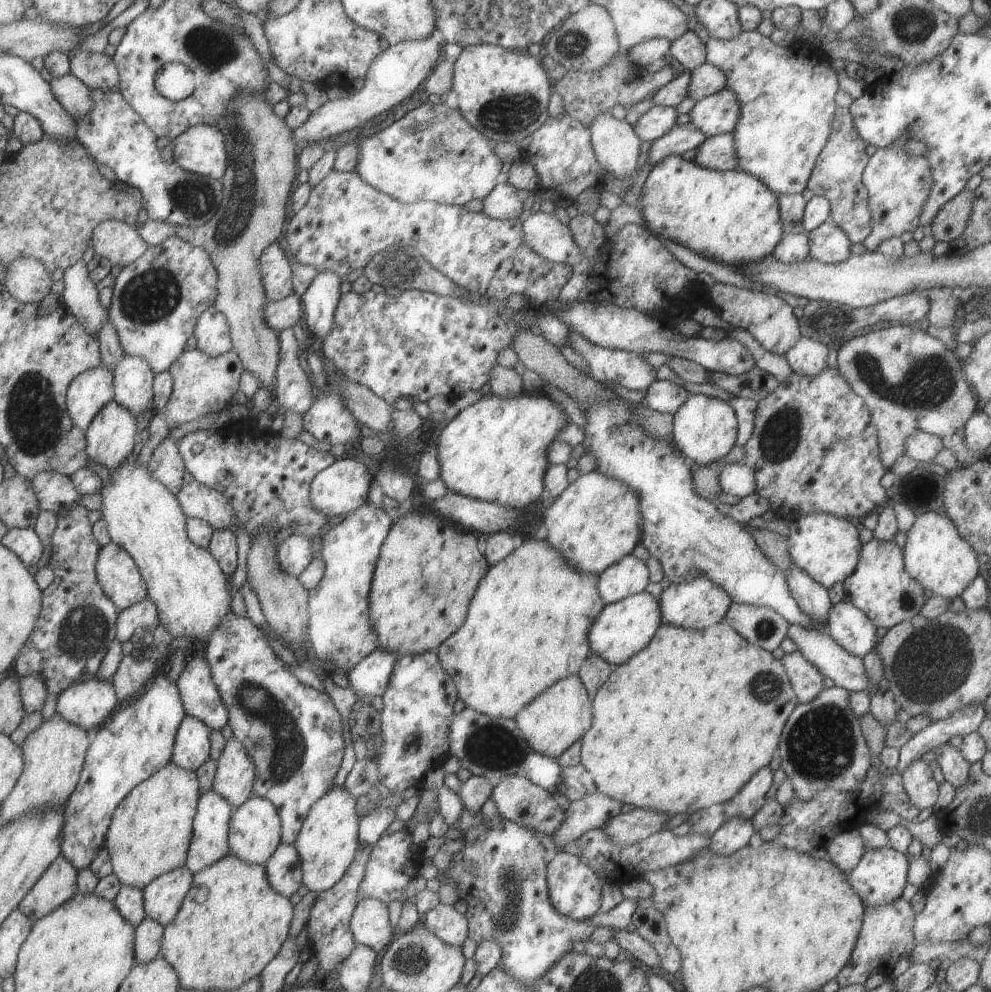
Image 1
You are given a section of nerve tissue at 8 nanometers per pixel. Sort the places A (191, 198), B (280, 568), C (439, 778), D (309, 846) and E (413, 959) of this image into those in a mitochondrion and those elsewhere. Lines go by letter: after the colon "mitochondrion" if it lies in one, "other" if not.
A: mitochondrion
B: other
C: other
D: other
E: mitochondrion

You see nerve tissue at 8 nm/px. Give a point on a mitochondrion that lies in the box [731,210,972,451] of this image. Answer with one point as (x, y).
(929, 382)

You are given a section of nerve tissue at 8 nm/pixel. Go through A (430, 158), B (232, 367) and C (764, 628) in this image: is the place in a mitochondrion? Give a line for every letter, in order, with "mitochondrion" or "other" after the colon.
A: mitochondrion
B: other
C: mitochondrion

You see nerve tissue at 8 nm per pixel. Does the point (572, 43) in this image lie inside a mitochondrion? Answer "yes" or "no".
yes

